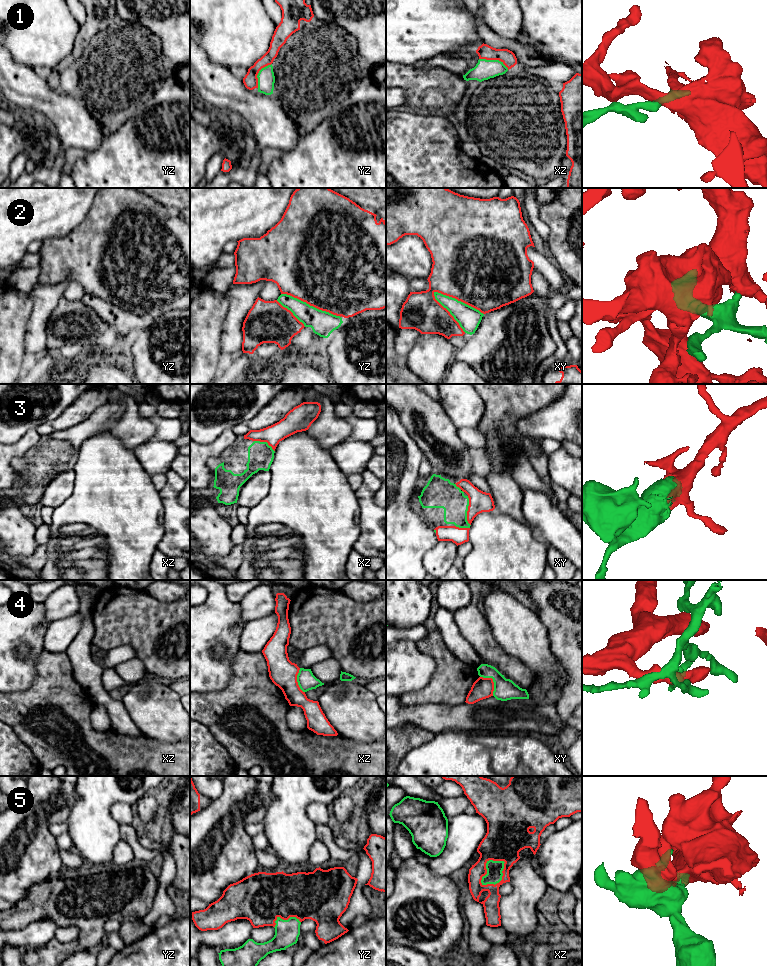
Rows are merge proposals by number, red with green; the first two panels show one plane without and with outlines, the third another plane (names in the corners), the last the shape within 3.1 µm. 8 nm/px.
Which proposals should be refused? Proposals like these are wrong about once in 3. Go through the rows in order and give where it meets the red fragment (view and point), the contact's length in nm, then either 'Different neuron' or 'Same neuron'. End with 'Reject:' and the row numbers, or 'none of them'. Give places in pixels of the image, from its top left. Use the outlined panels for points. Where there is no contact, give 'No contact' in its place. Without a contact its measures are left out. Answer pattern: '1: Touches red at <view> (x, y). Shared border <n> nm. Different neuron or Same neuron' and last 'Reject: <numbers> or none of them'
1: Touches red at xz (494, 59). Shared border 260 nm. Different neuron
2: Touches red at xy (458, 300). Shared border 440 nm. Same neuron
3: Touches red at xy (467, 511). Shared border 240 nm. Same neuron
4: Touches red at xy (492, 681). Shared border 190 nm. Different neuron
5: Touches red at xz (502, 879). Shared border 260 nm. Same neuron
Reject: 1, 4

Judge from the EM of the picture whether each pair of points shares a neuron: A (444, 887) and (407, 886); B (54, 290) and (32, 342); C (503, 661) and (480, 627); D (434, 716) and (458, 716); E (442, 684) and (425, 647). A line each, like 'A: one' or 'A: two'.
A: one
B: one
C: one
D: one
E: one

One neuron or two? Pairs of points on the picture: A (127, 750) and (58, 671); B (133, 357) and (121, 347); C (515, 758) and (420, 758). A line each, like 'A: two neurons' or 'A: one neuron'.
A: one neuron
B: two neurons
C: one neuron

